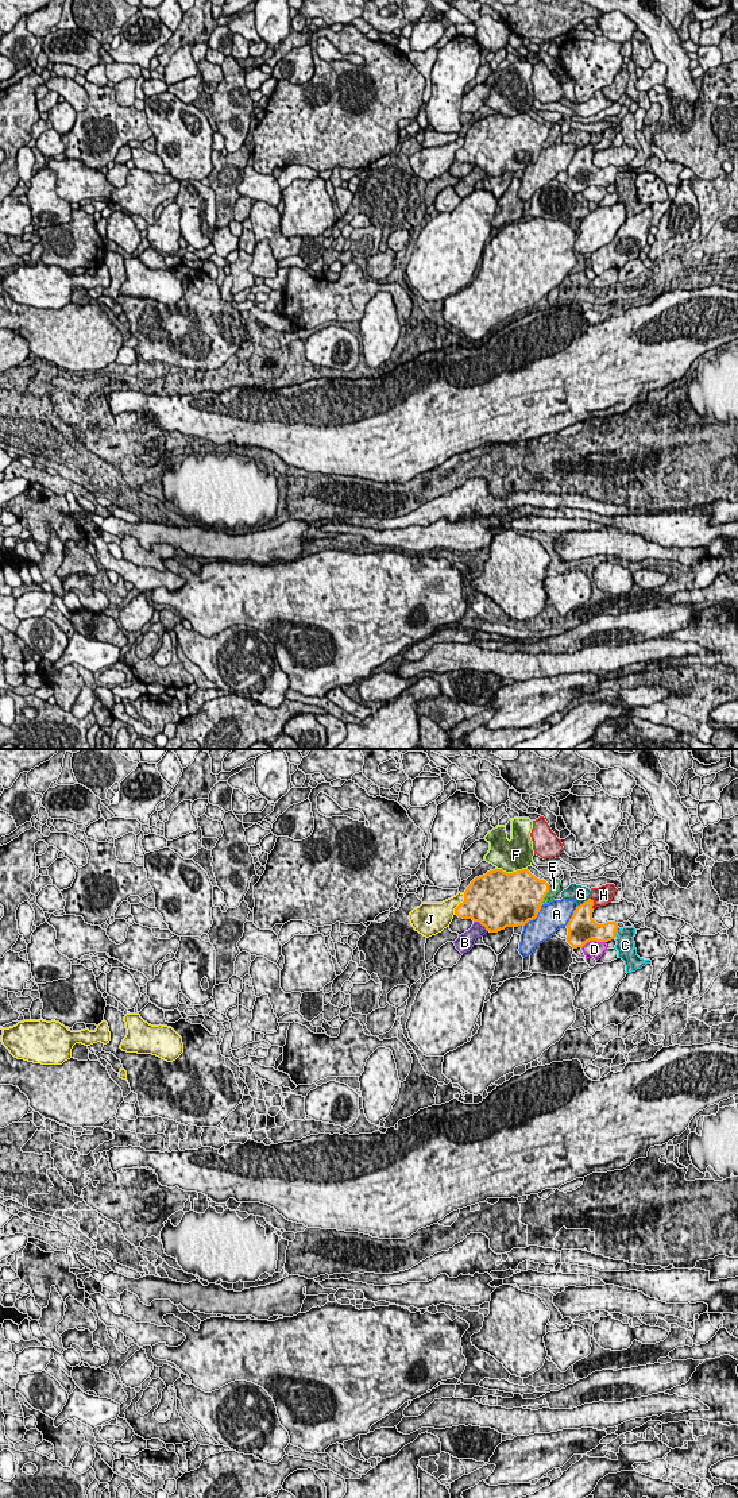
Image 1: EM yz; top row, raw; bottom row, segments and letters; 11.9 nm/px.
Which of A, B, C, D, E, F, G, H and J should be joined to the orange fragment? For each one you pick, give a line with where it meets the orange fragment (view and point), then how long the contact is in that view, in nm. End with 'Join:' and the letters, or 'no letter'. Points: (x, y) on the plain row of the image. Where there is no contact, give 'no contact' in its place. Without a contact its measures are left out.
Join: no letter

